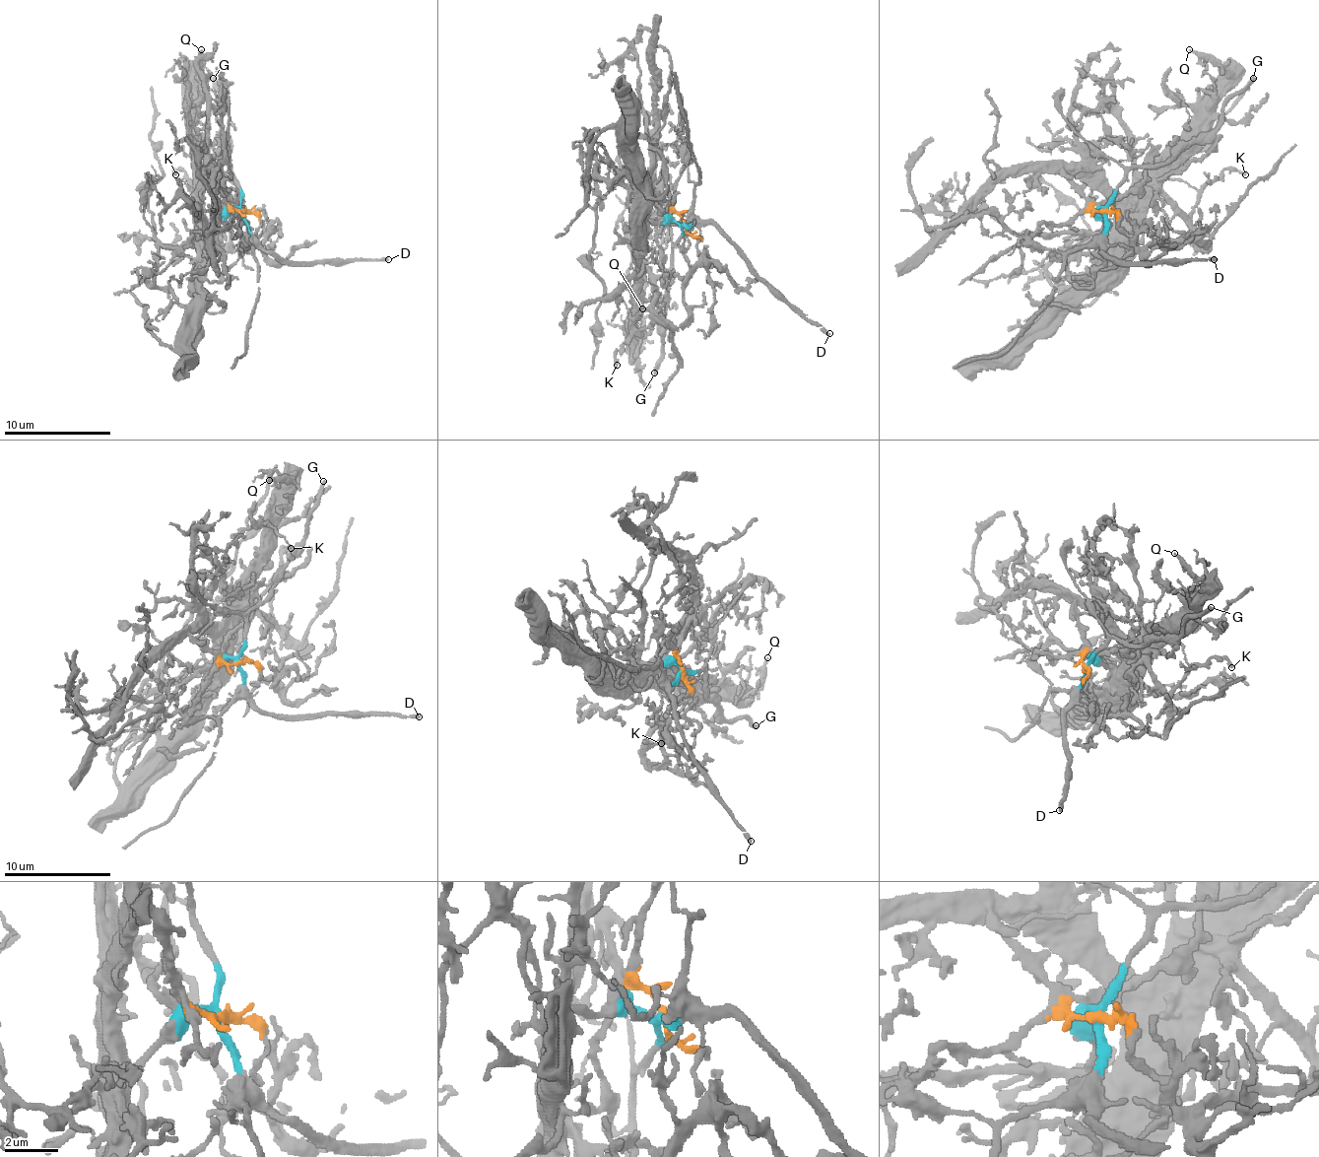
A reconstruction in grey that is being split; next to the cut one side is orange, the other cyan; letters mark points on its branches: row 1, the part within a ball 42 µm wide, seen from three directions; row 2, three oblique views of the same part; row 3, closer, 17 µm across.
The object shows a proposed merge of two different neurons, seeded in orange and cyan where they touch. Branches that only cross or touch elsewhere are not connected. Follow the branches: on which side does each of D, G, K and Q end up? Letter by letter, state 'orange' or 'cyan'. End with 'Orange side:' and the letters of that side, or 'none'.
D: cyan
G: cyan
K: orange
Q: orange
Orange side: K, Q

